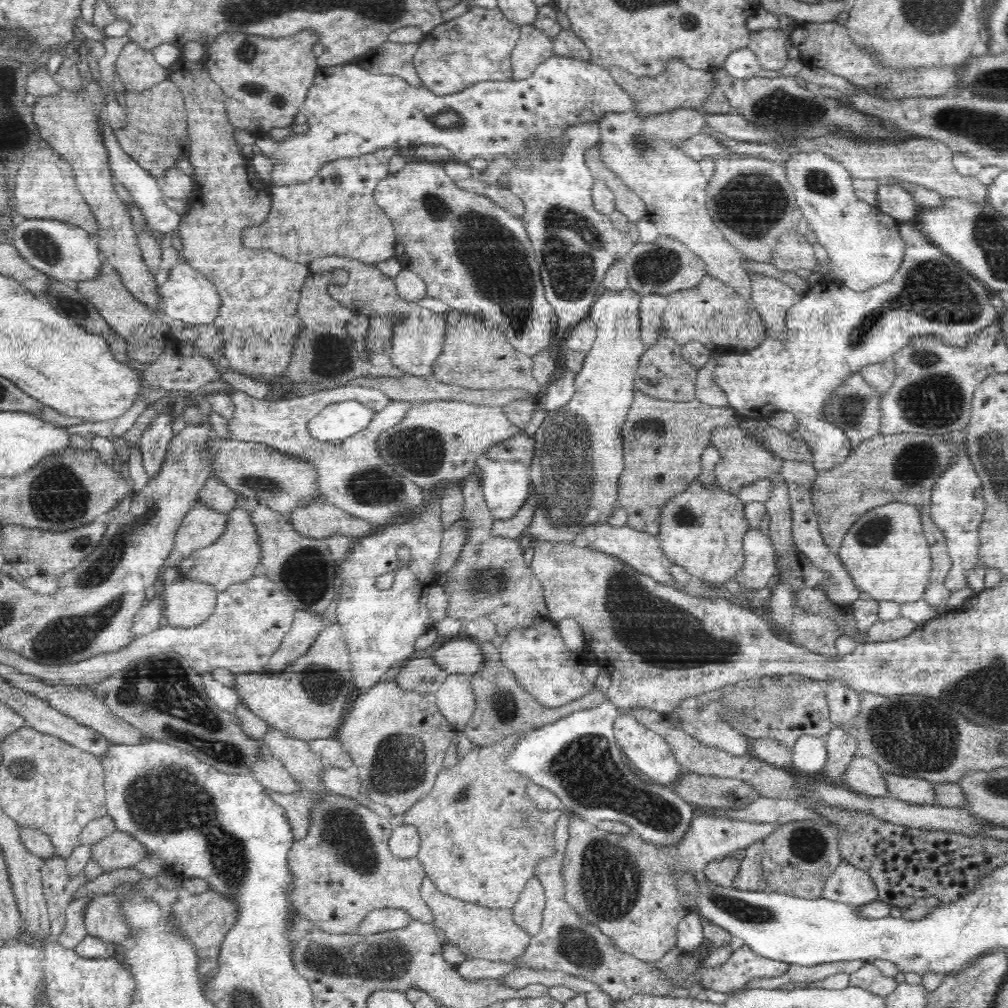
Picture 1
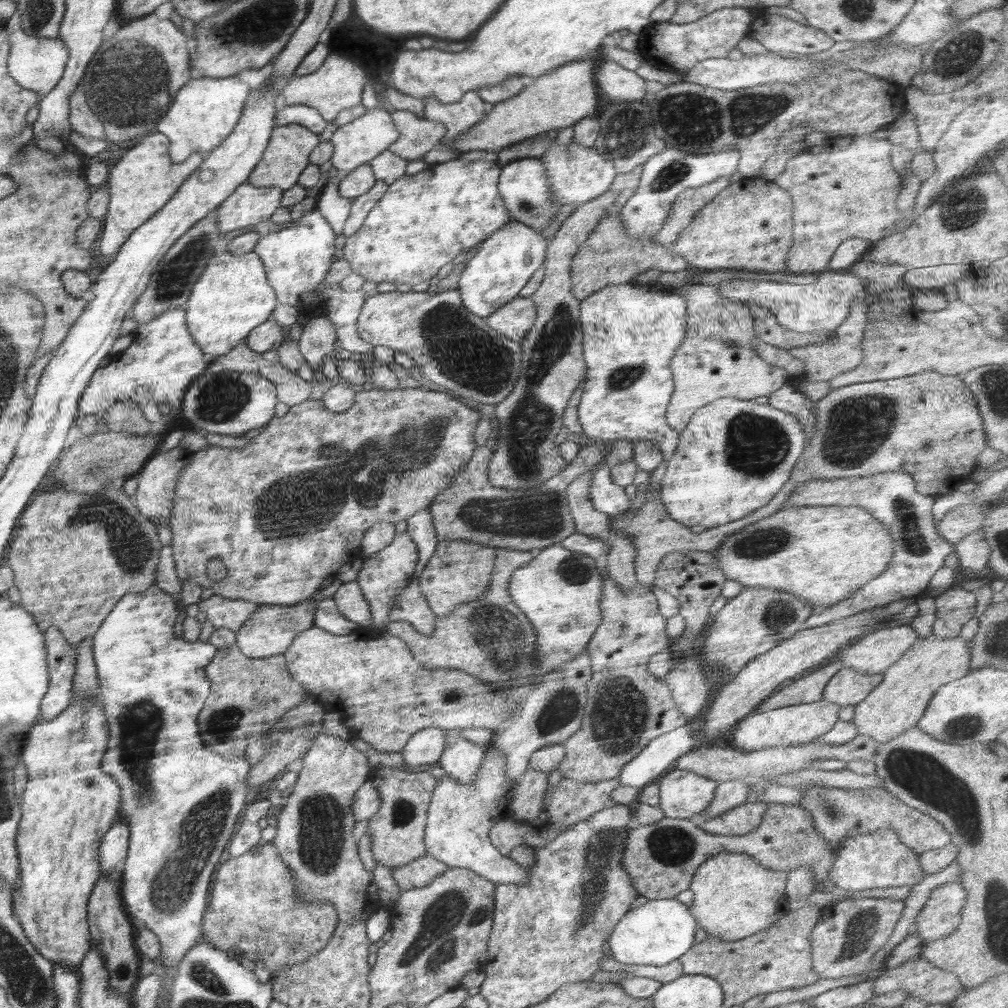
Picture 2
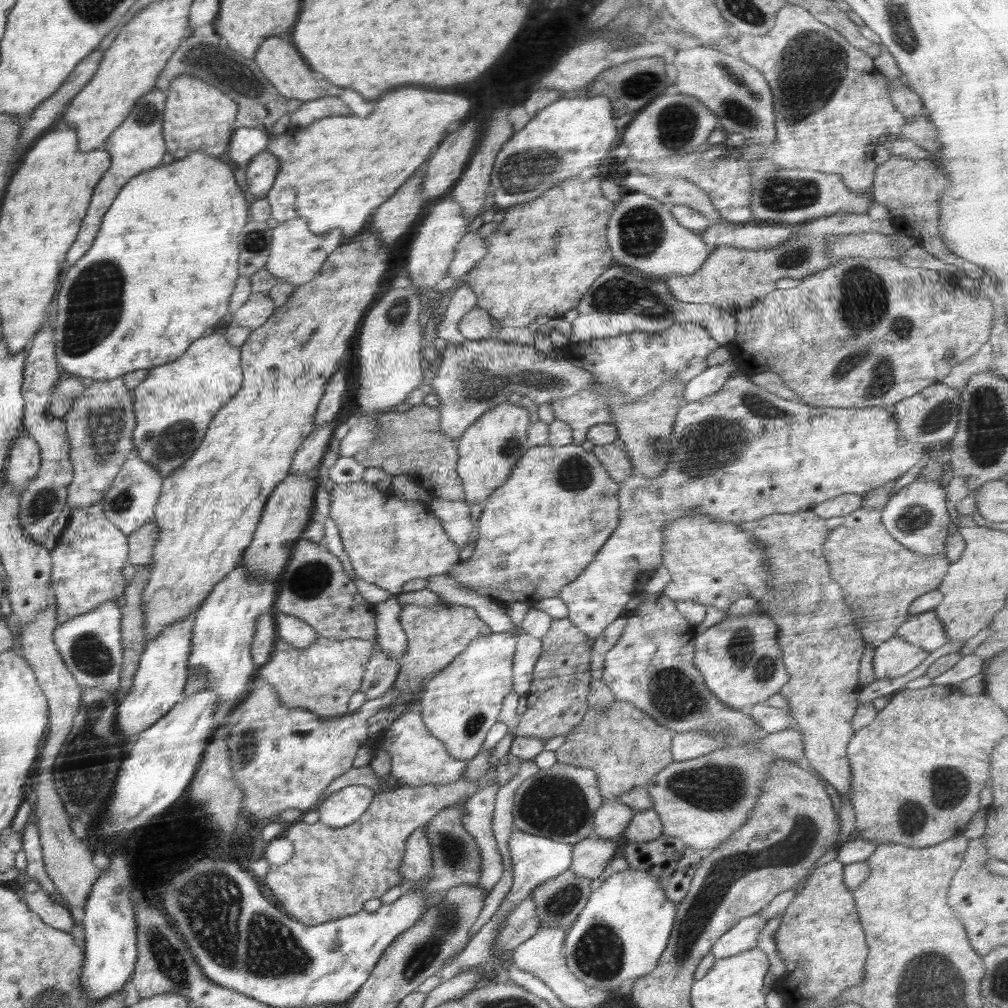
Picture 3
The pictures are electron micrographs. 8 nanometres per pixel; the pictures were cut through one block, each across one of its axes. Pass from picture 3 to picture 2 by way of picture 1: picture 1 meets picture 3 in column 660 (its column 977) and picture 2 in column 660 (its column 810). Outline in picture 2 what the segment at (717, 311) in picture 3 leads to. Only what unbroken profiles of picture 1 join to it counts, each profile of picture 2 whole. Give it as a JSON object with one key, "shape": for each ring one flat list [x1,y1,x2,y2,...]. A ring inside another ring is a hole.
{"shape":[[628,282,606,285,579,302,579,321,583,332,584,361,587,373,577,408,582,427,582,445,619,441,651,440,662,452,663,460,672,458,679,433,666,422,668,401,674,390,670,361,687,333,687,300,676,290,651,289,649,285]]}

